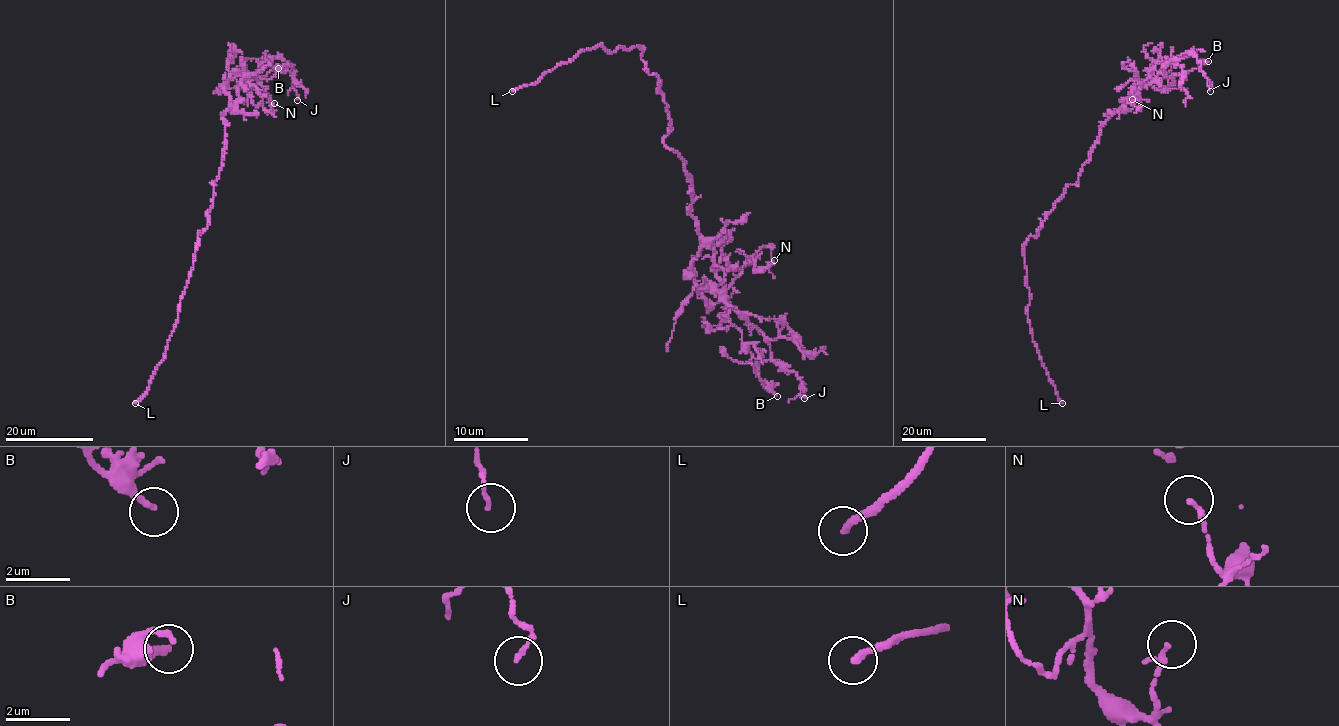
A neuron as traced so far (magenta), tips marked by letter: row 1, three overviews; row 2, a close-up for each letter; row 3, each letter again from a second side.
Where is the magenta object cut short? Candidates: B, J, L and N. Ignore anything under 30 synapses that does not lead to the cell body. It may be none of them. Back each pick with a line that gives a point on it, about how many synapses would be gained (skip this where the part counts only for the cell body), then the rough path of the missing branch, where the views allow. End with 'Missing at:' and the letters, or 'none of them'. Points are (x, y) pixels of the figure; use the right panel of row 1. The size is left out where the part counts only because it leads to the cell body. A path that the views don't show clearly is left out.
L: at (1062, 403)
Missing at: L

